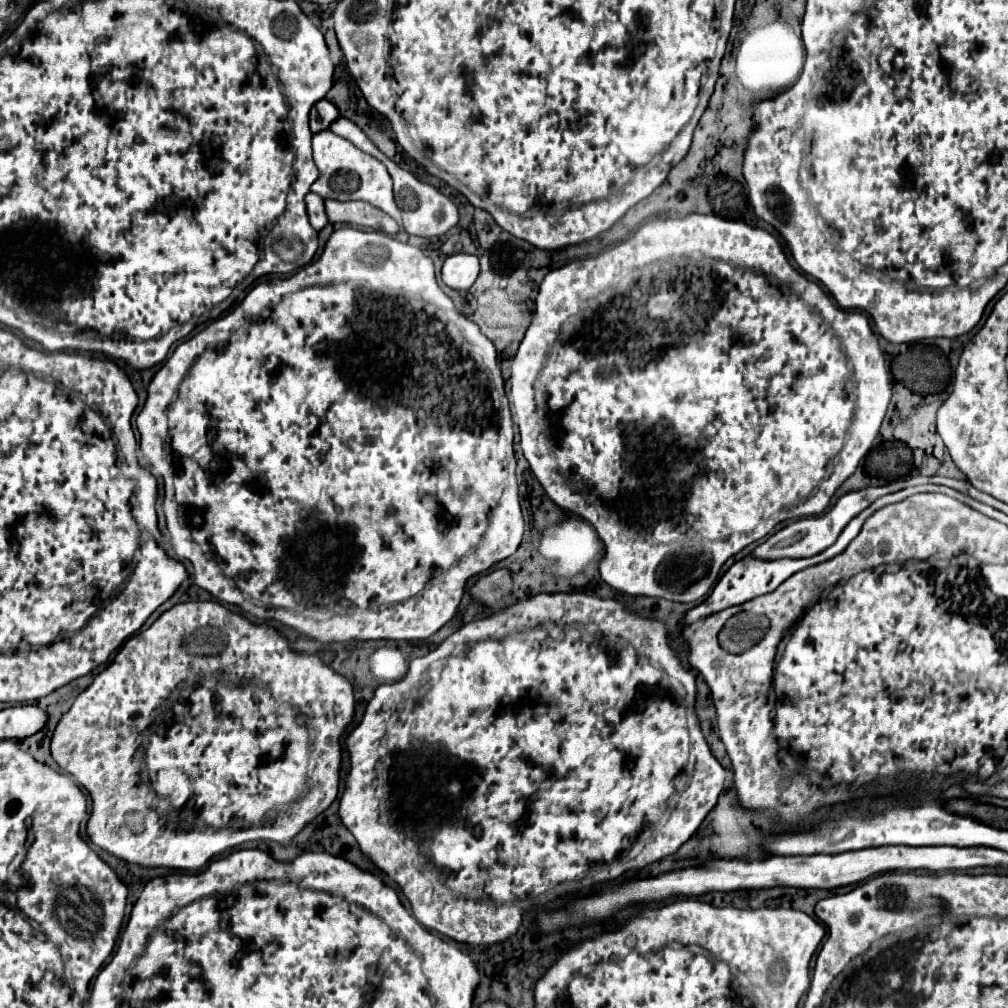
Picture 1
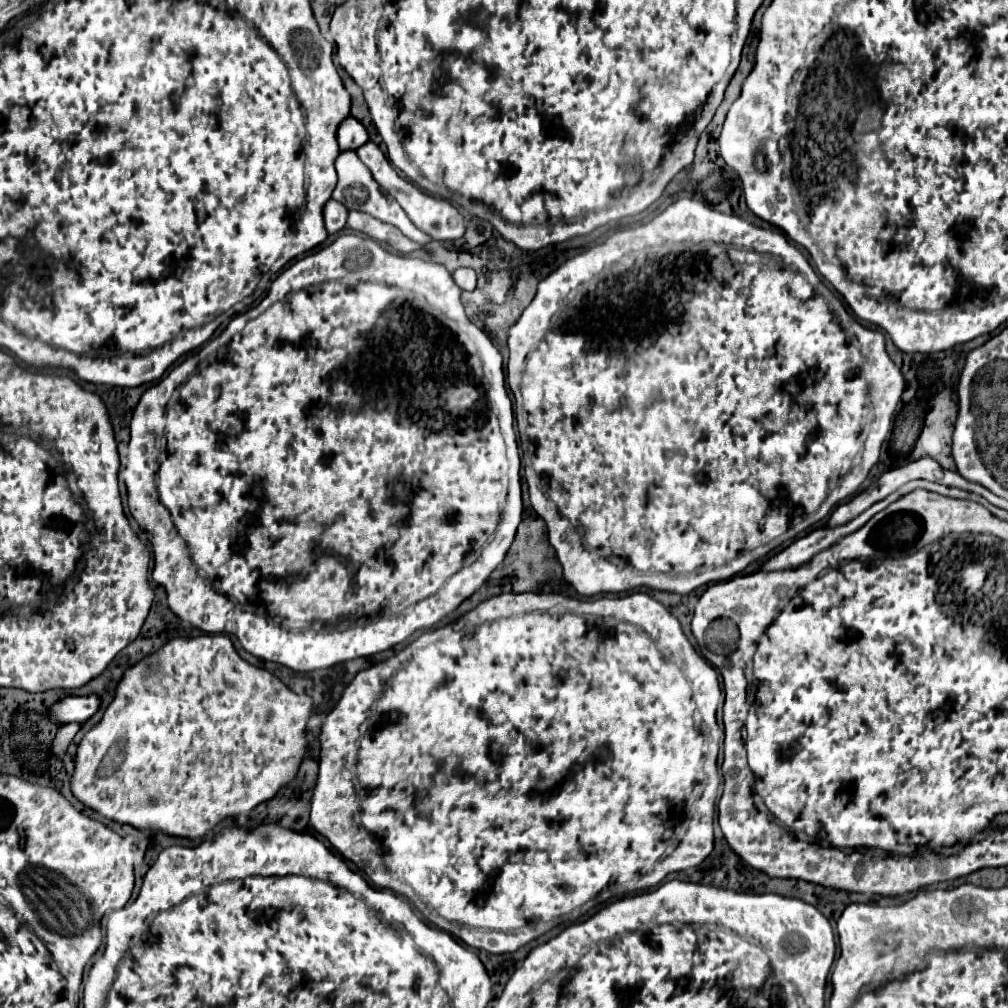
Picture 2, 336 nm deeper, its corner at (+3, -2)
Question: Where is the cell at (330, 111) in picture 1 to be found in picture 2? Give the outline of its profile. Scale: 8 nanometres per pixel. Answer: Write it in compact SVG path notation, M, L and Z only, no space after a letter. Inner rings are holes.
M348 117L342 121L338 129L338 143L342 151L356 151L364 143L368 143L368 133L360 121L356 121L354 117Z

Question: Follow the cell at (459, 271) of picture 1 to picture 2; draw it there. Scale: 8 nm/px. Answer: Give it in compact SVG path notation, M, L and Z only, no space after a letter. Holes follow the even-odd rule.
M456 269L454 273L452 273L452 277L454 277L454 281L458 283L458 287L460 289L464 289L464 291L474 291L474 287L476 287L476 271L474 269Z

